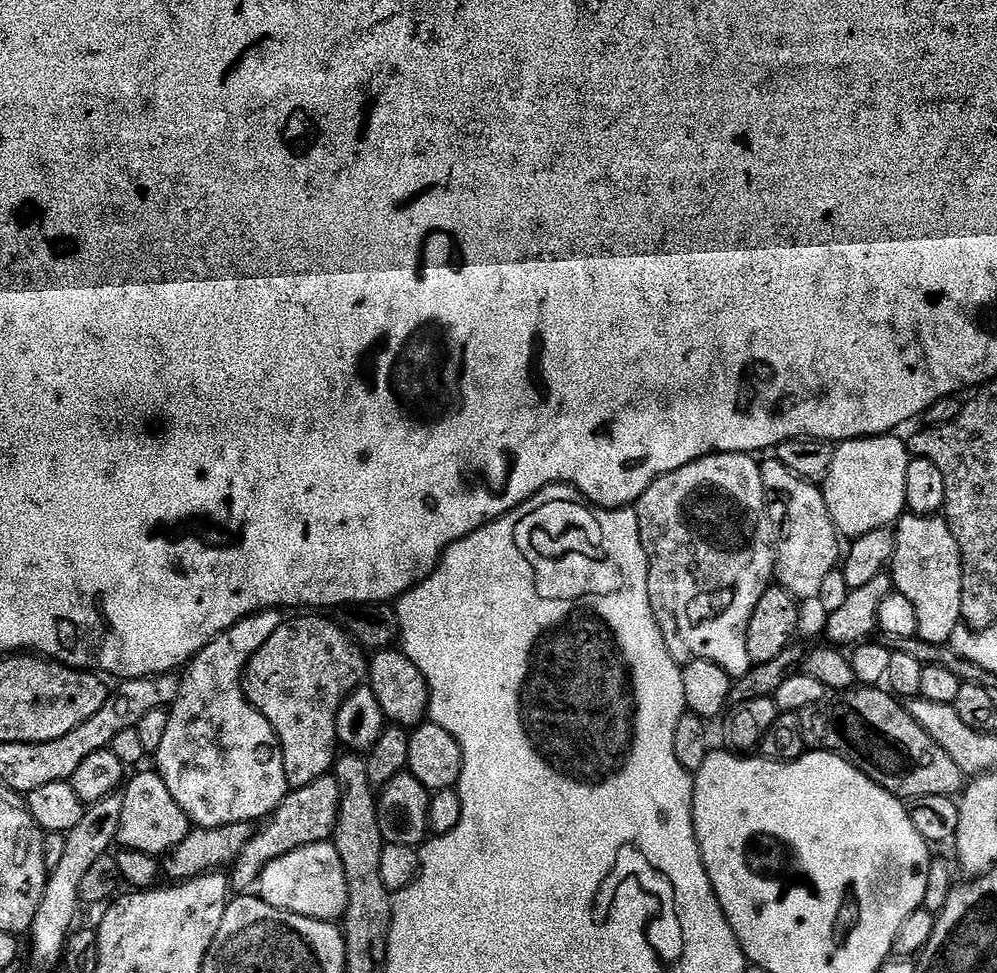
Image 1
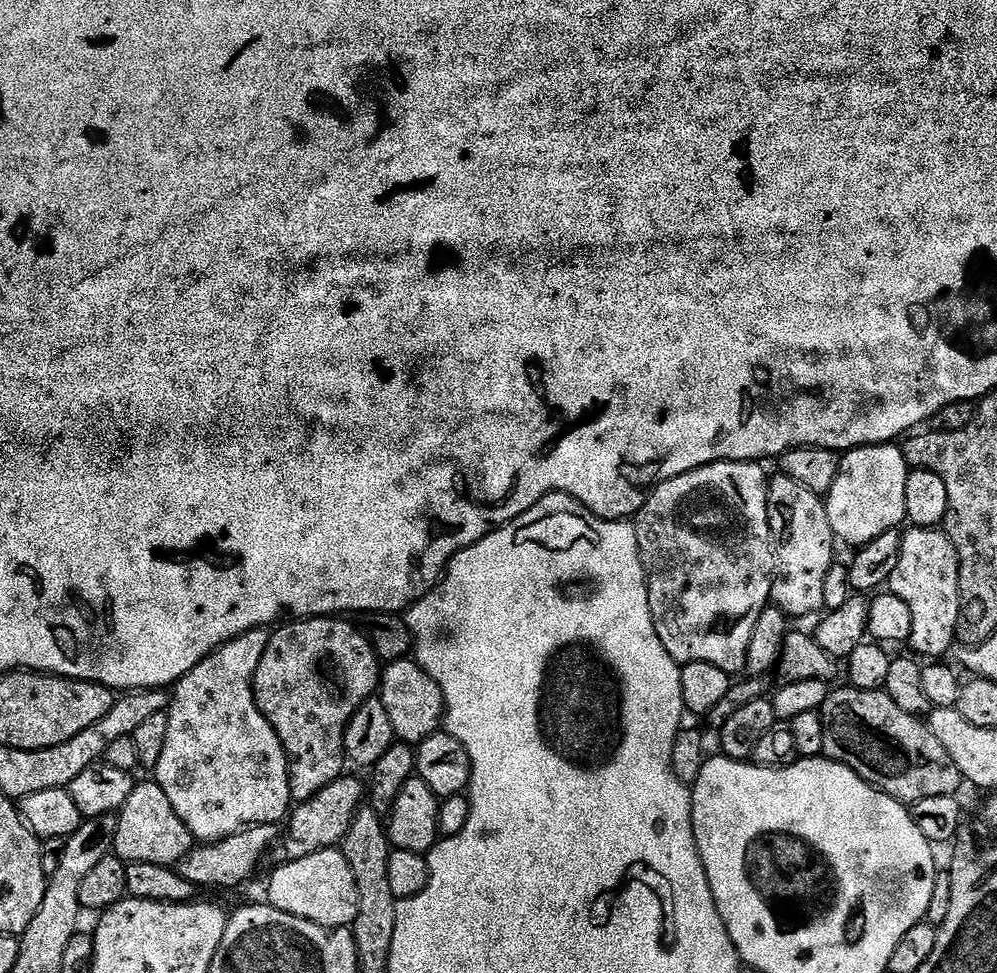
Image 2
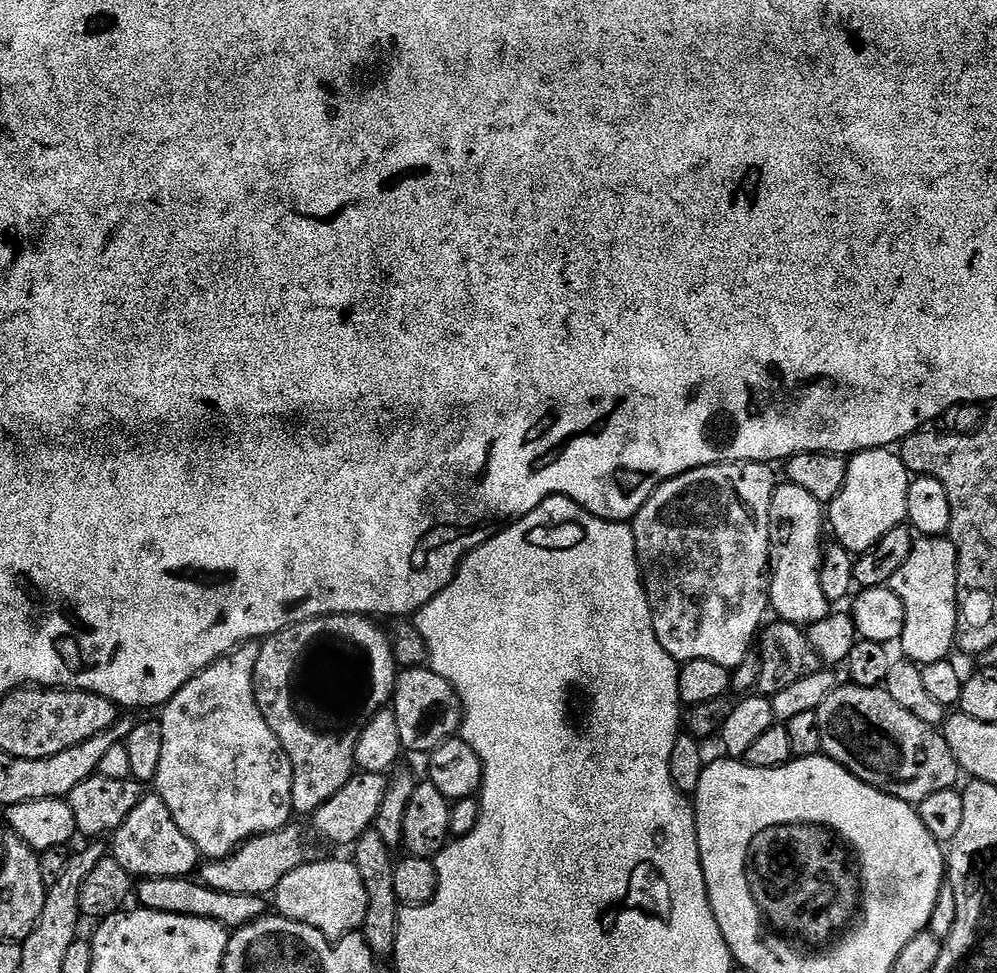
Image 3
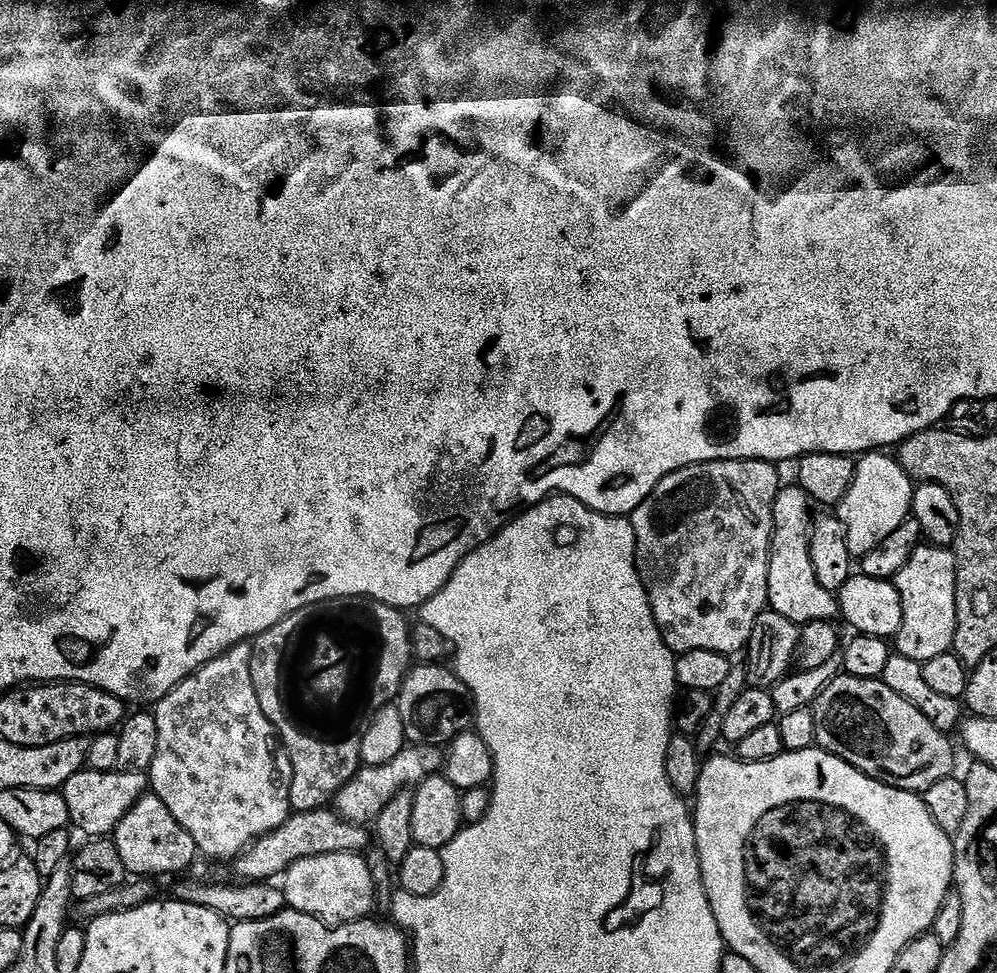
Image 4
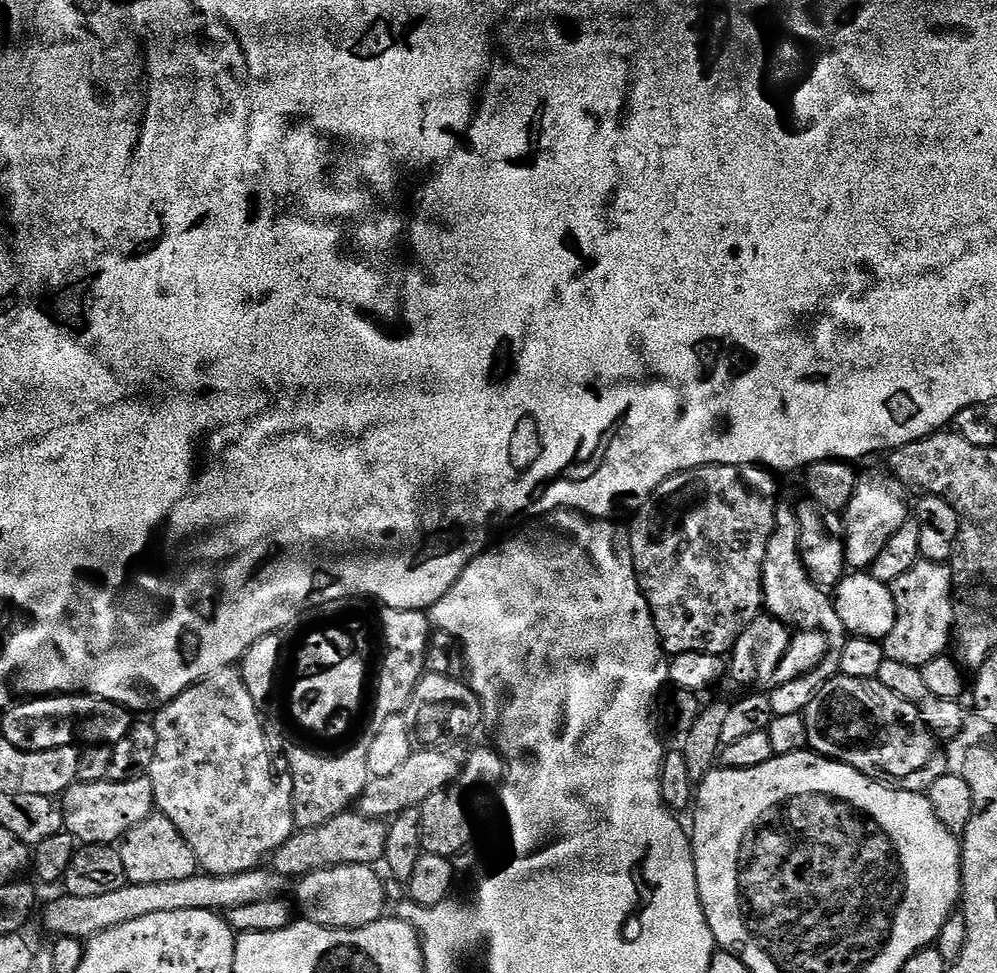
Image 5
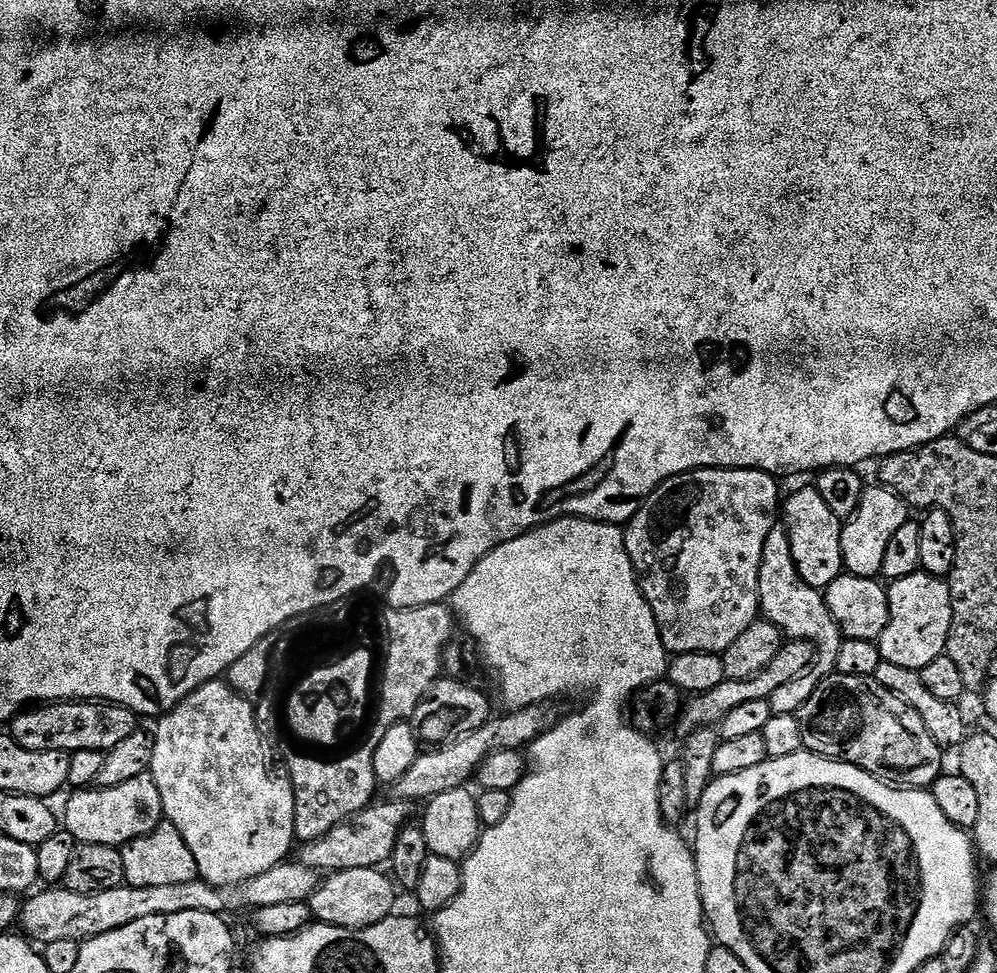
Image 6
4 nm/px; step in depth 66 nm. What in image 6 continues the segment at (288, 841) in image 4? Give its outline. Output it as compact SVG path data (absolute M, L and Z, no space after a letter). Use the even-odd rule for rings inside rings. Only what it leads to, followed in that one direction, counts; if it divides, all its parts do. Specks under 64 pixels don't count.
M389 798L385 804L373 802L361 812L334 826L334 830L330 830L322 838L301 843L299 863L315 868L321 874L387 865L392 858L394 842L398 842L398 834L413 819L412 808L409 801L395 798Z

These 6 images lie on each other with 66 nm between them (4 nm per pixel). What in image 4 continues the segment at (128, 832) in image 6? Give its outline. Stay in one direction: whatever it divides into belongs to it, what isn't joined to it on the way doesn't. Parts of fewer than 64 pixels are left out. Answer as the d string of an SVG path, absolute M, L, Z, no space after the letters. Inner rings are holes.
M82 770L64 783L62 795L66 798L68 819L73 825L77 824L88 838L108 838L149 788L149 777L142 772Z

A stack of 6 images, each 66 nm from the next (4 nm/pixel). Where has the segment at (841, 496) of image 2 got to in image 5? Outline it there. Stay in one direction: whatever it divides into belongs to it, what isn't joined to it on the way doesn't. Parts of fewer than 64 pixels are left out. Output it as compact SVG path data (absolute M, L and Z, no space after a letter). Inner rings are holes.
M881 472L859 477L854 498L850 498L848 507L842 513L844 558L847 567L852 570L871 569L874 558L878 558L879 552L886 547L886 542L890 542L890 537L910 518L910 504L908 508L907 502L900 497L901 489L897 481L891 475Z

